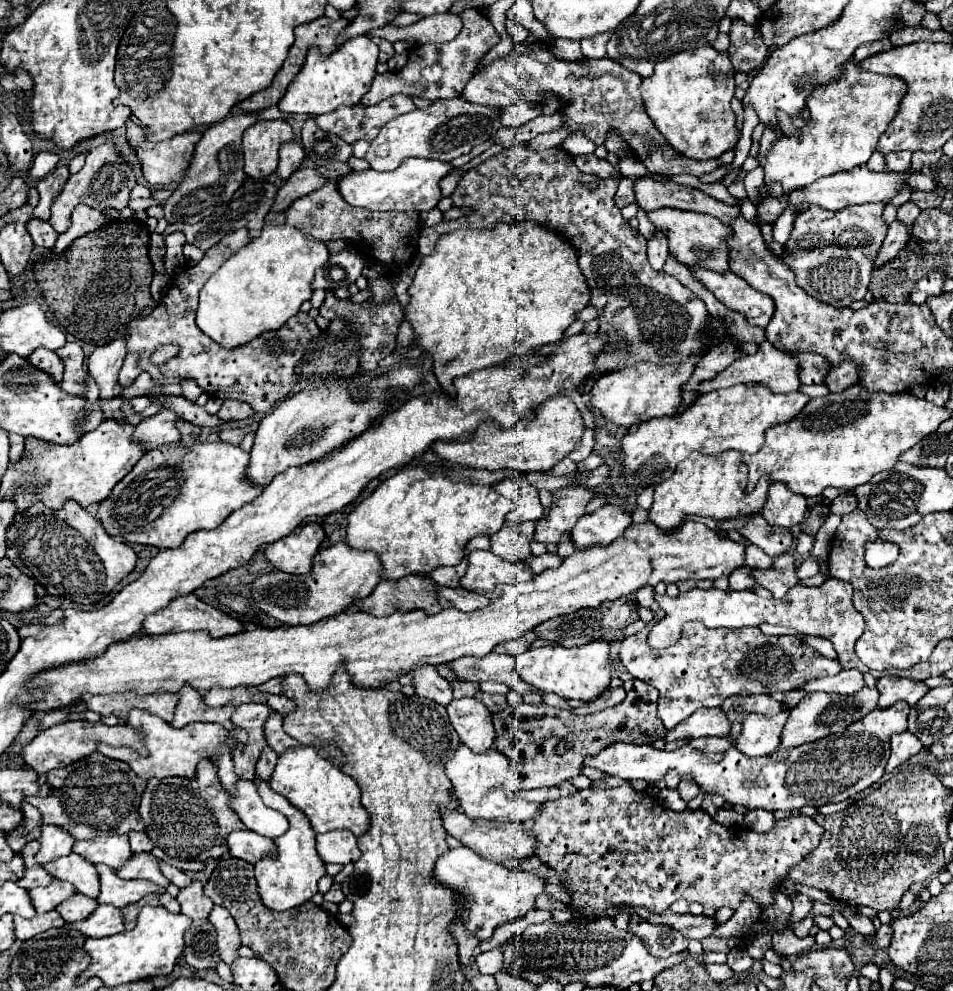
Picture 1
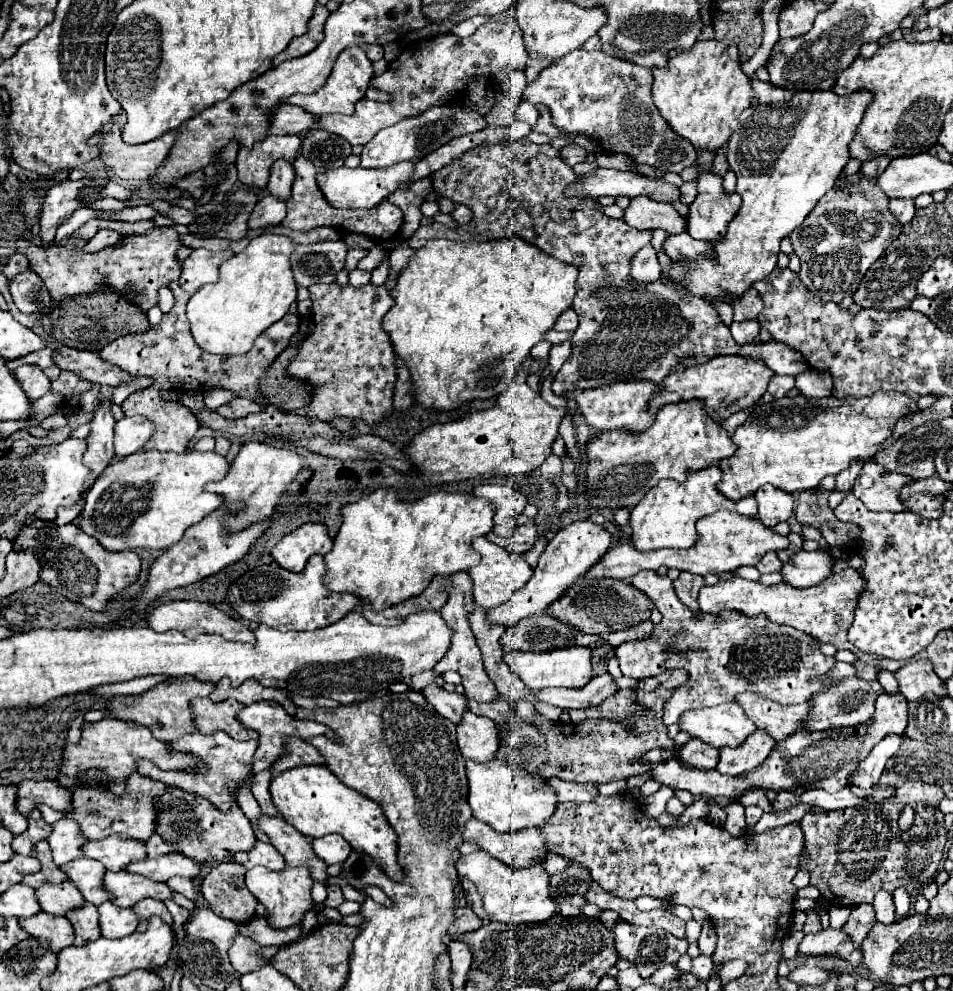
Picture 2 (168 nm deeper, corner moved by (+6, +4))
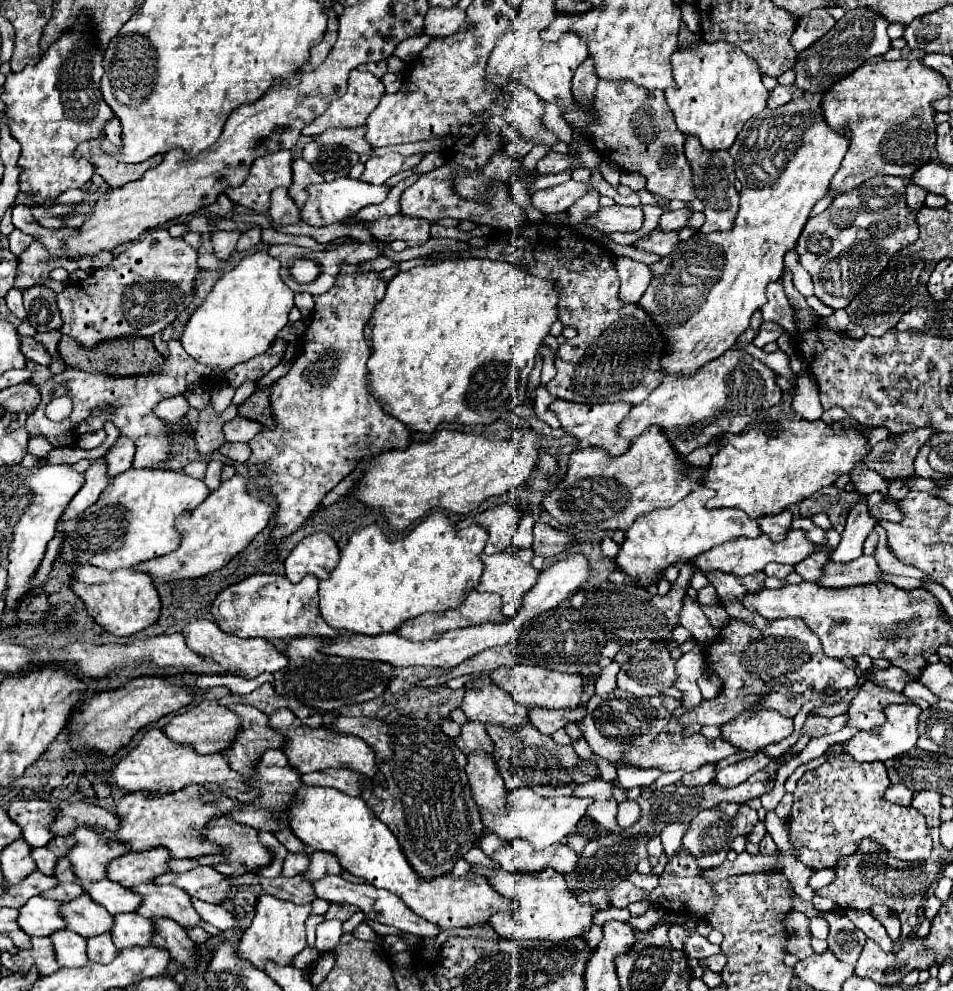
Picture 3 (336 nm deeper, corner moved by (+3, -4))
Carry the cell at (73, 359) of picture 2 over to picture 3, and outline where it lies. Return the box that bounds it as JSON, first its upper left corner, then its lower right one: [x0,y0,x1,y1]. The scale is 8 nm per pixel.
[21,336,53,366]

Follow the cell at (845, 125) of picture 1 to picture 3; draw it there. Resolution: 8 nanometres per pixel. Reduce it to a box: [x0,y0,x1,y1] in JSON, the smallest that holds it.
[639,94,849,374]

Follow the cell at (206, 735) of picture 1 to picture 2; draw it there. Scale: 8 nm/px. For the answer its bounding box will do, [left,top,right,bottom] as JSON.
[138,732,258,810]

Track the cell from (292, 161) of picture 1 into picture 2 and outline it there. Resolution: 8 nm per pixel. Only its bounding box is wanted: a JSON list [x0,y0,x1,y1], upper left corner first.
[268,160,296,202]

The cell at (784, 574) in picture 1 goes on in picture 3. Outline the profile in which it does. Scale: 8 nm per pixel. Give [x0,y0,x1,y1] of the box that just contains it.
[817,556,879,588]

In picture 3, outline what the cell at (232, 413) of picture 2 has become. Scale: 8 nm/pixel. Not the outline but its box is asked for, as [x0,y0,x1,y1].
[223,416,263,442]

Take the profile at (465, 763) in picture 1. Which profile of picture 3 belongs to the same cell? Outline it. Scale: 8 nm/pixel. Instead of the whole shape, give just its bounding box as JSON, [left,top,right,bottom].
[481,788,591,850]

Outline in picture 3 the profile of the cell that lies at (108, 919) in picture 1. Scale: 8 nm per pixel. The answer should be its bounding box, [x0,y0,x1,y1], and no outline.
[111,912,155,950]

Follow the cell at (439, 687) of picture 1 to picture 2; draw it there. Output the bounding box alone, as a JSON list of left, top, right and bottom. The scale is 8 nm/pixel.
[424,684,468,724]

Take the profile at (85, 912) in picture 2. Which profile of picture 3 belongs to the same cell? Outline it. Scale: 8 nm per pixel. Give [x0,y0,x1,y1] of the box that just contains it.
[87,934,117,962]

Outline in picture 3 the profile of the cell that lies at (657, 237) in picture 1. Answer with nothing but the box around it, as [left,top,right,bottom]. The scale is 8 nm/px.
[617,256,651,304]

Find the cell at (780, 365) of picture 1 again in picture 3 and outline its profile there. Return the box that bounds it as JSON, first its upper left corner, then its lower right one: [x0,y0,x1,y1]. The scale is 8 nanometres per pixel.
[621,350,781,456]

